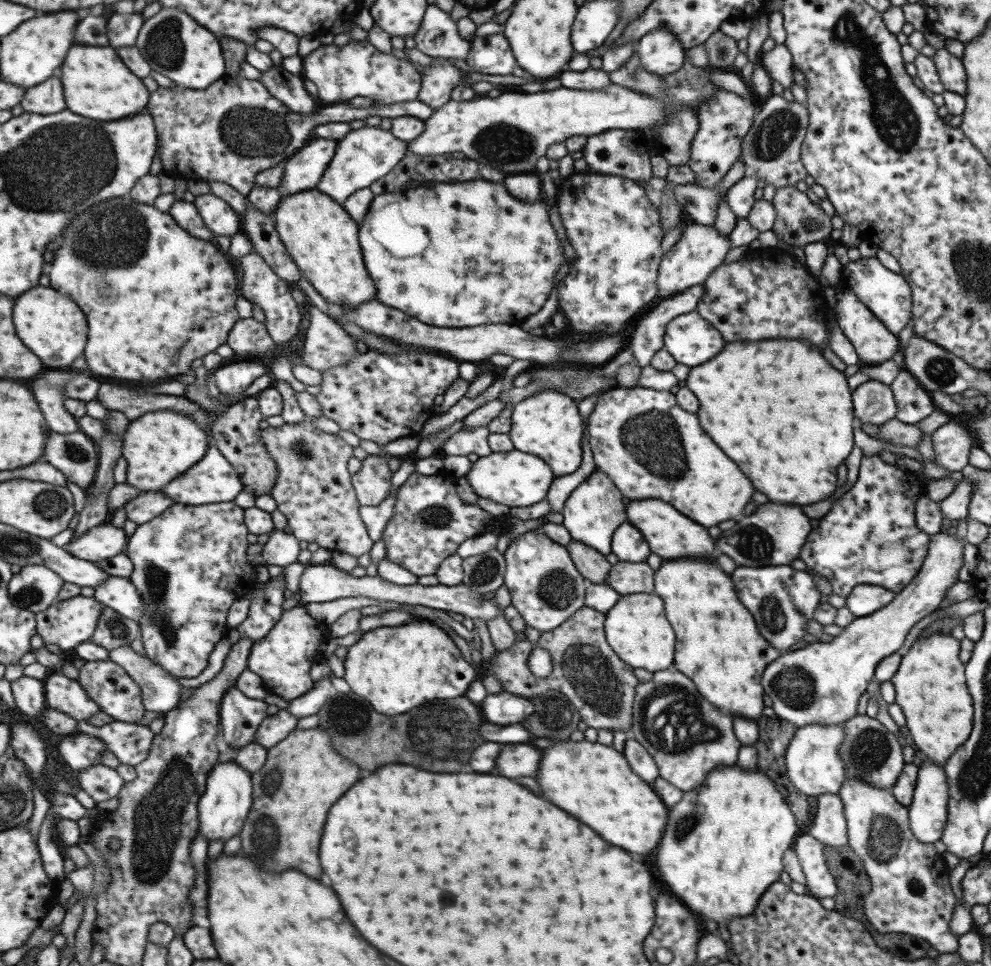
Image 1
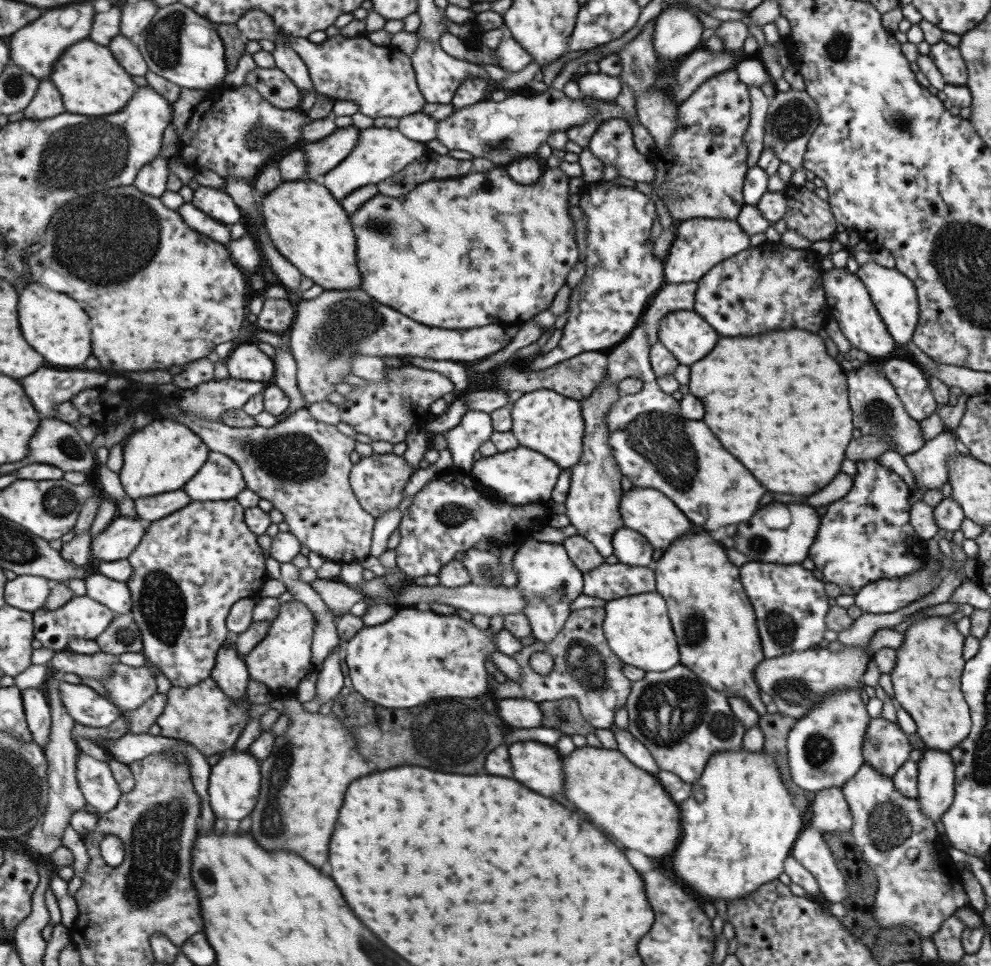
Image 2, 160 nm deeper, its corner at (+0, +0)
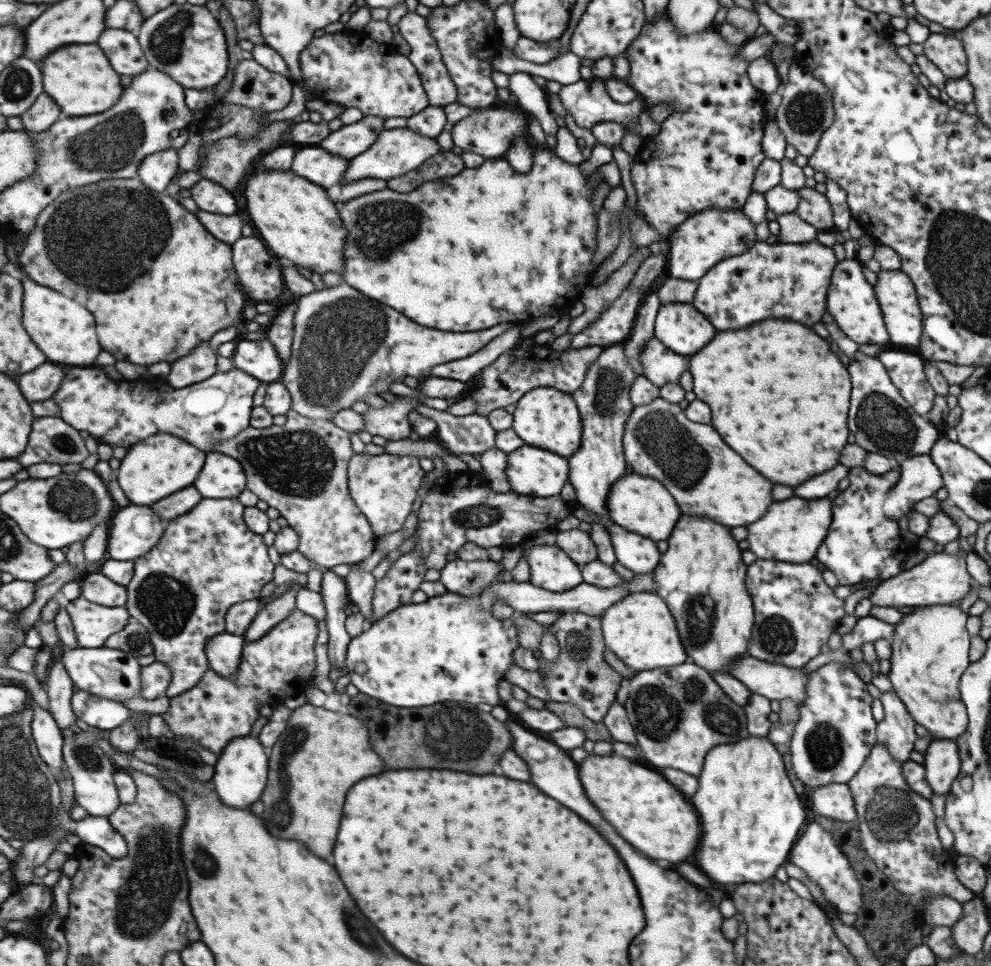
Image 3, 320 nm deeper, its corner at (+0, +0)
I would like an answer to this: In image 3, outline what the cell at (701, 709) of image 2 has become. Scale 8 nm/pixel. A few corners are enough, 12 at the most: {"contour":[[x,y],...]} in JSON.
{"contour":[[703,668],[636,672],[624,706],[643,758],[697,776],[747,738]]}

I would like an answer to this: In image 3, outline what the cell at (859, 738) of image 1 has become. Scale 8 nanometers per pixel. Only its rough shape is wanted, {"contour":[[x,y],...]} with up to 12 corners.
{"contour":[[892,690],[878,699],[884,717],[875,745],[904,763],[913,750],[916,723]]}

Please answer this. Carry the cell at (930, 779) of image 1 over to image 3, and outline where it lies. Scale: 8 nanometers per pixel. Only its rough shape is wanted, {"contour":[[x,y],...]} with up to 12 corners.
{"contour":[[933,739],[923,755],[932,794],[947,795],[960,769],[953,739]]}

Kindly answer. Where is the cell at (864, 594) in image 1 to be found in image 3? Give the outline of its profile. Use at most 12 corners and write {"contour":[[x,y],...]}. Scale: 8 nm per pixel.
{"contour":[[965,552],[927,555],[879,581],[885,608],[951,605],[970,590]]}

